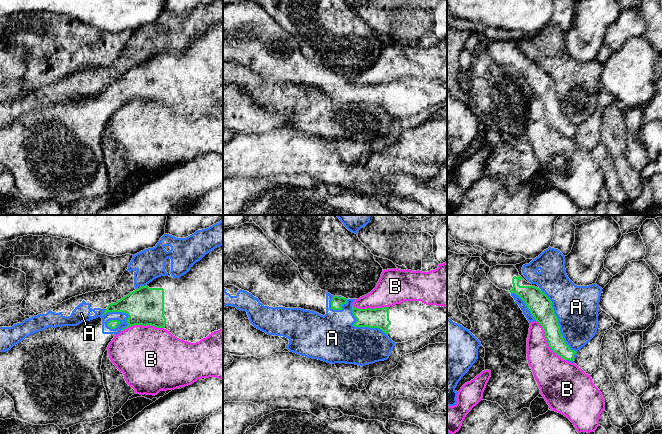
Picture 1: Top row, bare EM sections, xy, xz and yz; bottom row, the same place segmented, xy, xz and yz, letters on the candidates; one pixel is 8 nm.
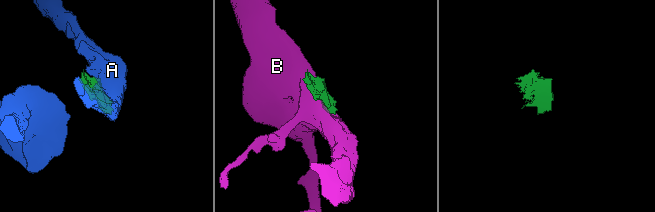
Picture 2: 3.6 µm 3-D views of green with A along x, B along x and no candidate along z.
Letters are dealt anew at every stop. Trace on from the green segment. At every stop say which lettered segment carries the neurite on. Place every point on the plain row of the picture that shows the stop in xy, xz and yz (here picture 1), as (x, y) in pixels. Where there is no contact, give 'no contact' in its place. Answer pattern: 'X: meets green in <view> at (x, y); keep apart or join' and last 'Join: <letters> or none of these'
A: meets green in xy at (119, 87); keep apart
B: meets green in xy at (142, 101); keep apart
Join: none of these

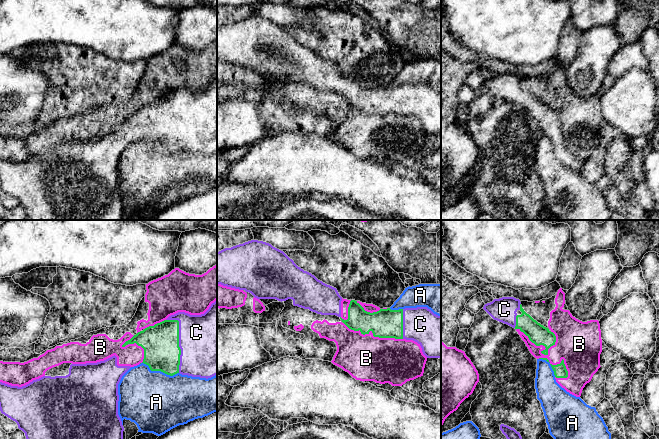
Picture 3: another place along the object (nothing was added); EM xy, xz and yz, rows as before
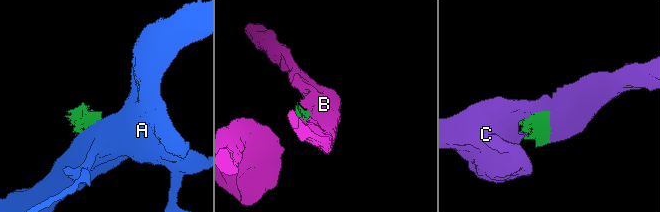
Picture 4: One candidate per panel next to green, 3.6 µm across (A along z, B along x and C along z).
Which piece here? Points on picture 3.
A: meets green in xy at (159, 146); keep apart
B: meets green in yz at (536, 121); keep apart
C: meets green in xy at (178, 117); join
Join: C

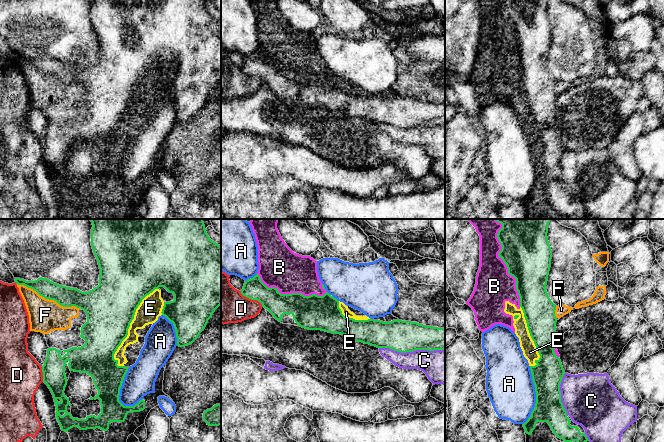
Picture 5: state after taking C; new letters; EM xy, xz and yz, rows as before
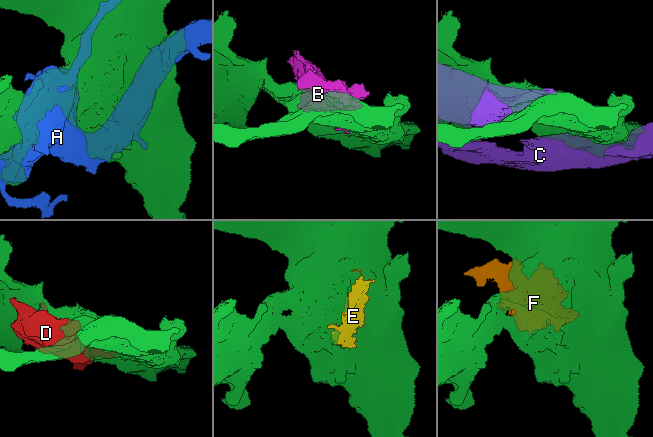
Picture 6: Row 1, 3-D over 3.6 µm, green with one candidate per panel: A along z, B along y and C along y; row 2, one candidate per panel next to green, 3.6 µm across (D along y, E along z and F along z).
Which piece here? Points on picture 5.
A: meets green in xy at (120, 163); keep apart
B: meets green in yz at (506, 41); keep apart
C: meets green in xz at (412, 127); keep apart
D: meets green in xz at (251, 75); keep apart
E: meets green in xy at (129, 101); keep apart
F: meets green in xy at (49, 75); keep apart
Join: none of these

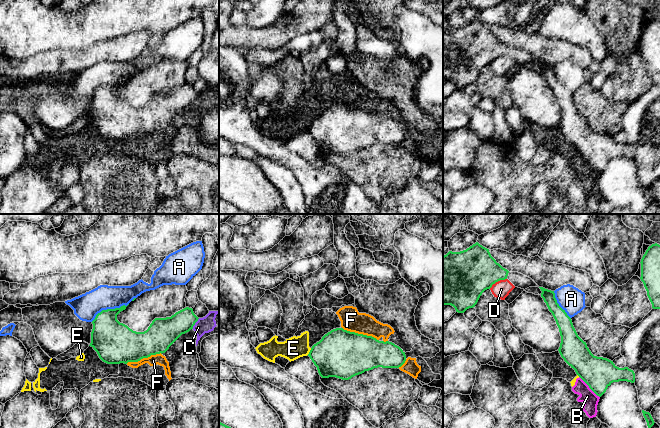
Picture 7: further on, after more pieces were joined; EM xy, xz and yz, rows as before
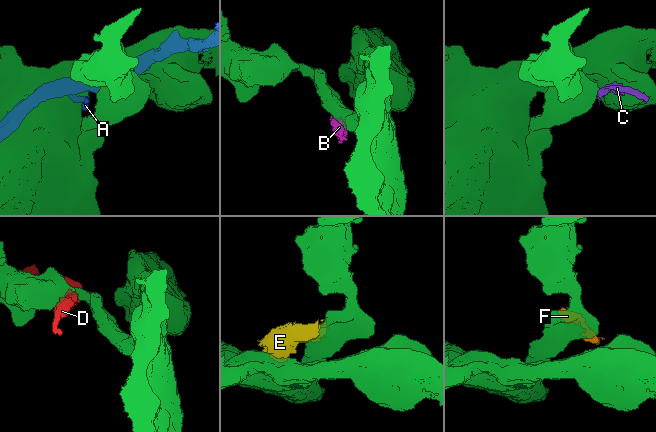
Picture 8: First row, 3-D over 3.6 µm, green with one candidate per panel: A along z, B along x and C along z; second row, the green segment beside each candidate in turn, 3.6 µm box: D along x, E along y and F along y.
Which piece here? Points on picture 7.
A: meets green in xy at (109, 85); keep apart
B: meets green in yz at (589, 163); keep apart
C: meets green in xy at (195, 98); keep apart
D: meets green in yz at (497, 57); keep apart
E: meets green in xz at (310, 127); keep apart
F: meets green in xz at (360, 110); keep apart
Join: none of these

